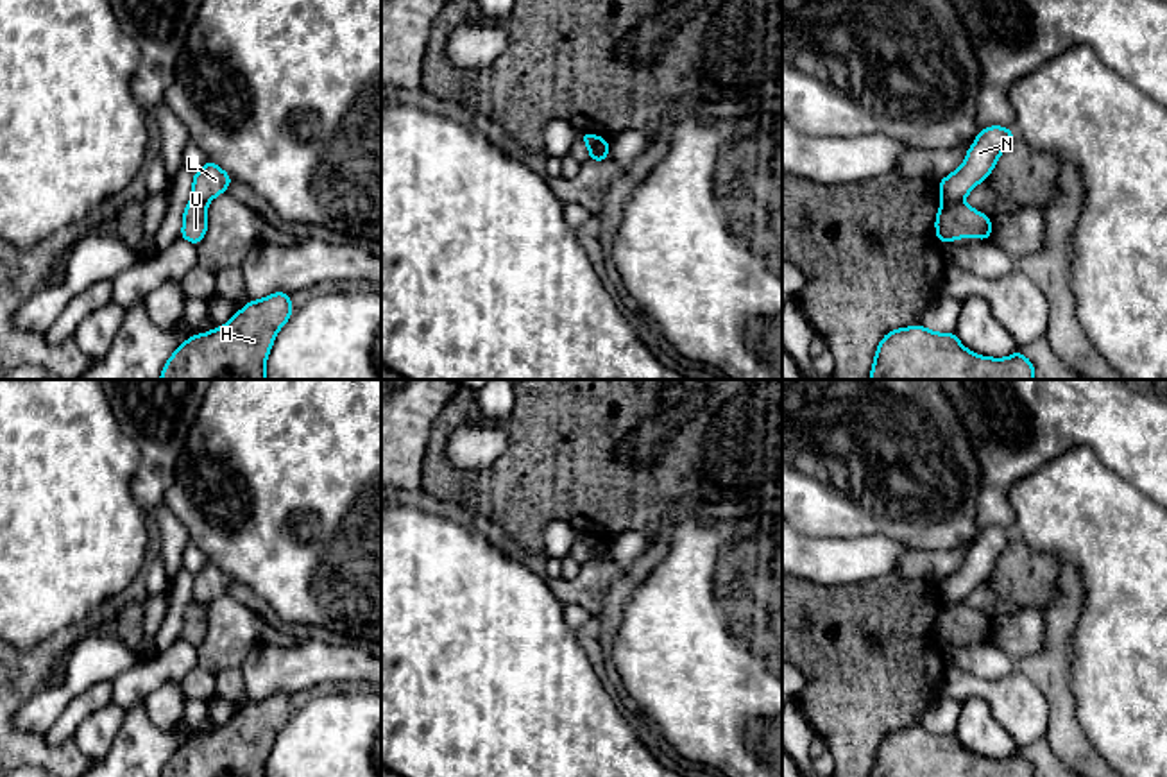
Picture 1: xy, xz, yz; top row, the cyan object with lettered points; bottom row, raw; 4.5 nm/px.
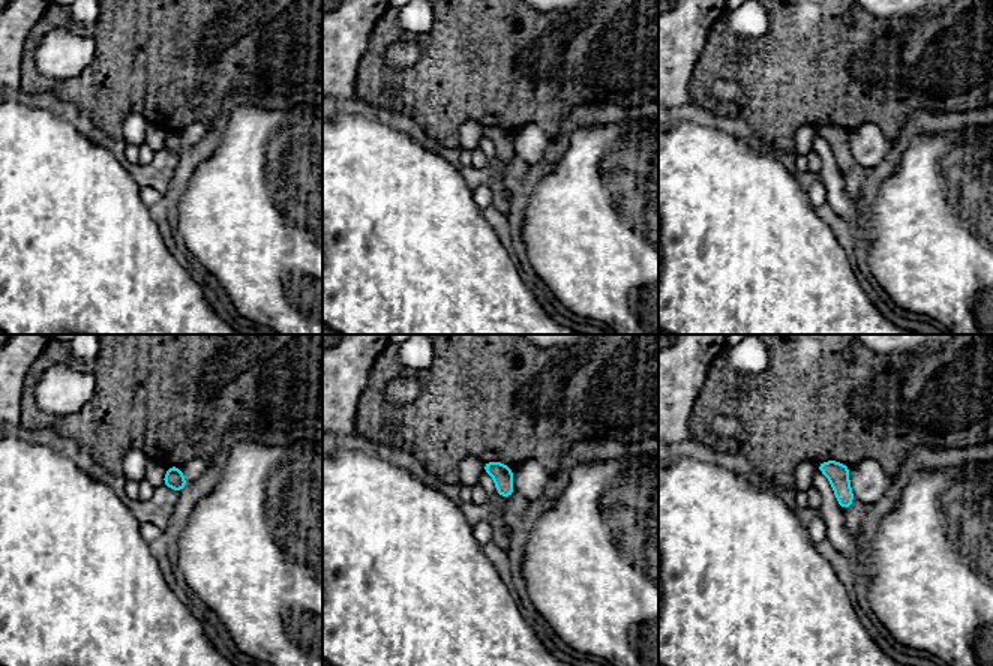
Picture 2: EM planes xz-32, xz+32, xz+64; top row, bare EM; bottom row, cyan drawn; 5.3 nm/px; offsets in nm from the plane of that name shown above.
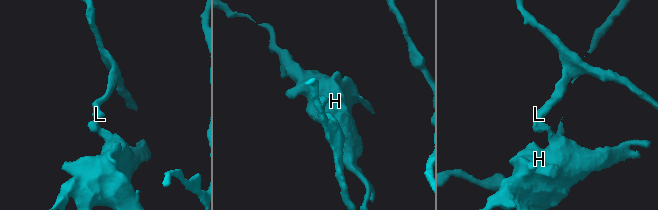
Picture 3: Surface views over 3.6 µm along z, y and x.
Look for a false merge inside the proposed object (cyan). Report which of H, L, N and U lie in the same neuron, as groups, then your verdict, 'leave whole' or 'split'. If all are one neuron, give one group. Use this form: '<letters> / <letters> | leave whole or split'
H U / L N | split

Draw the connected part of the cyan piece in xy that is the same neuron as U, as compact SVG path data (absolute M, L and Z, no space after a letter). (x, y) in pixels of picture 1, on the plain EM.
M190 602L183 614L181 639L197 646L208 632L208 609L202 603Z

